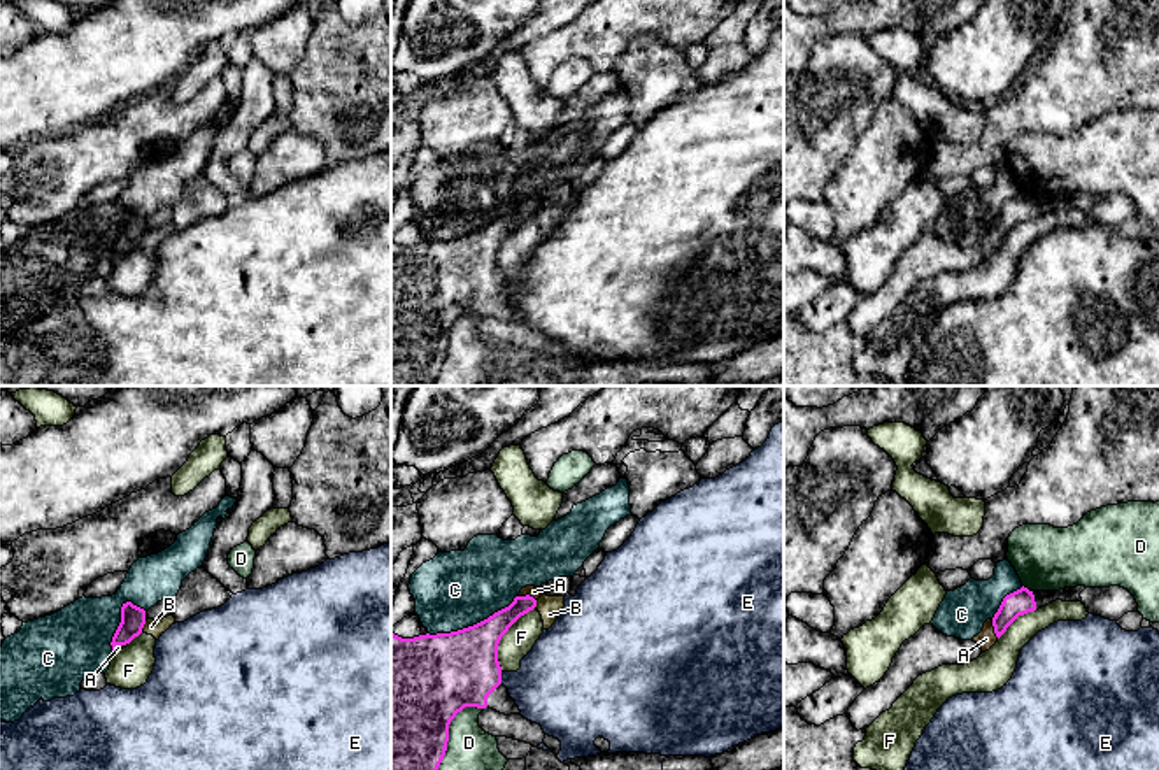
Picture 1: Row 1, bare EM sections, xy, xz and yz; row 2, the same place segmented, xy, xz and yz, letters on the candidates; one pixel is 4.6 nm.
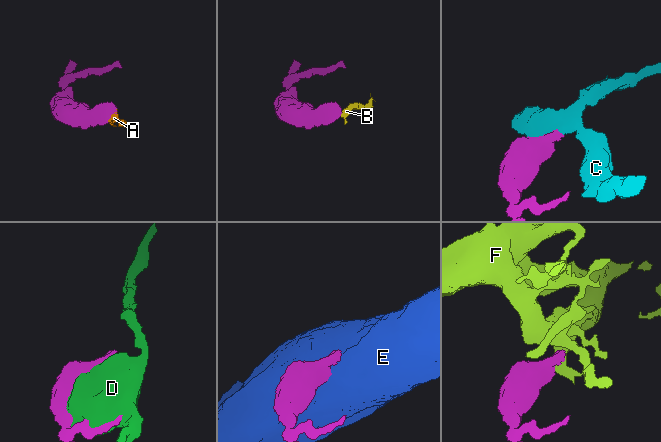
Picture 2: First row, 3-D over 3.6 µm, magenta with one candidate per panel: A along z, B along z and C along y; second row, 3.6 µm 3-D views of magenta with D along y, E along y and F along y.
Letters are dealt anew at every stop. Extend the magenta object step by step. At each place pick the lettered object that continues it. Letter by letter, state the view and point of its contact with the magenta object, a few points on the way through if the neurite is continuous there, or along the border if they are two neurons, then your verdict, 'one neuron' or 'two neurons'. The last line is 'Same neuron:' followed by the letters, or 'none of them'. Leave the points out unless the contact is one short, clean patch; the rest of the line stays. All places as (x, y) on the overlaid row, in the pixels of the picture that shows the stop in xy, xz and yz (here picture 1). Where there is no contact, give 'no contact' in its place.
A: meets magenta in yz at (995, 628); runs through yz (1019, 602), (995, 628), (986, 639); one neuron
B: meets magenta in xy at (142, 627); border along xy (146, 621), (141, 630); two neurons
C: meets magenta in xz at (474, 625); two neurons
D: meets magenta in xz at (447, 728); two neurons
E: meets magenta in xz at (500, 677); border along xz (500, 672), (502, 683); two neurons
F: meets magenta in xz at (502, 635); border along xz (533, 607), (502, 637), (498, 644), (500, 670); two neurons
Same neuron: A

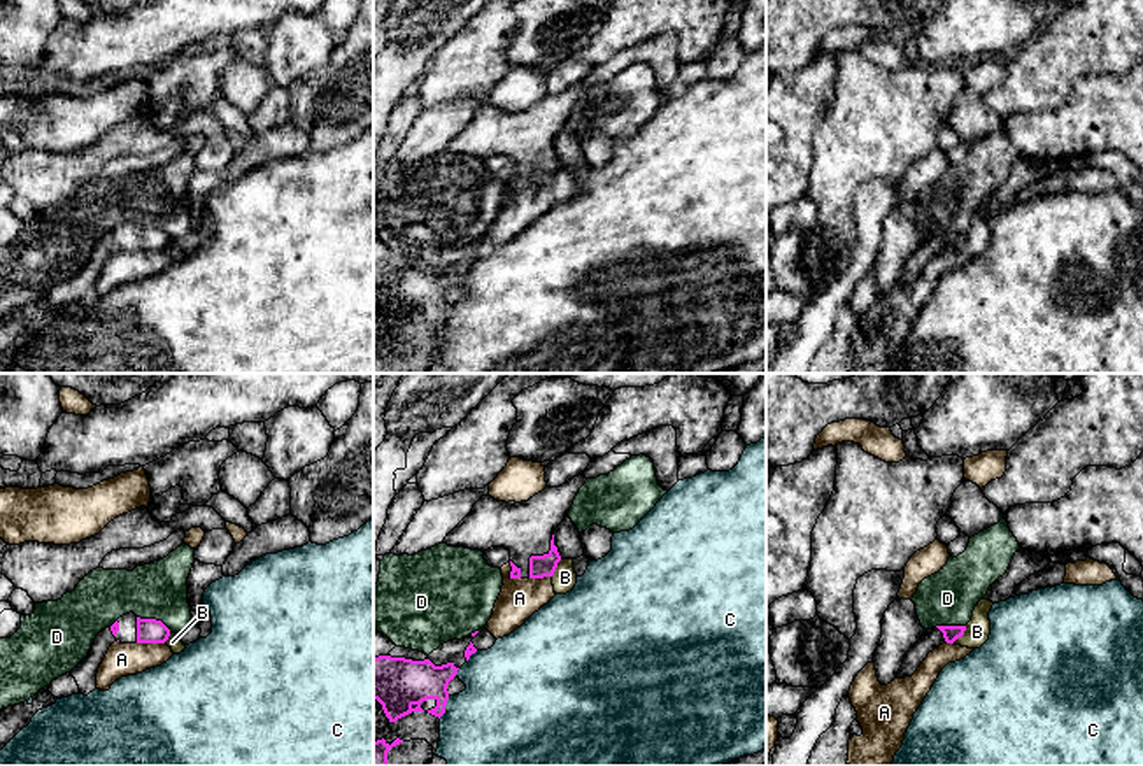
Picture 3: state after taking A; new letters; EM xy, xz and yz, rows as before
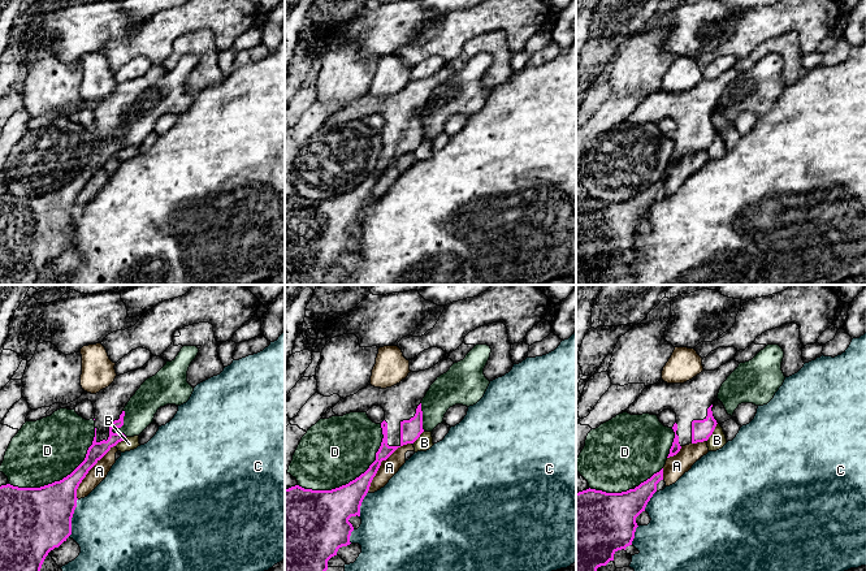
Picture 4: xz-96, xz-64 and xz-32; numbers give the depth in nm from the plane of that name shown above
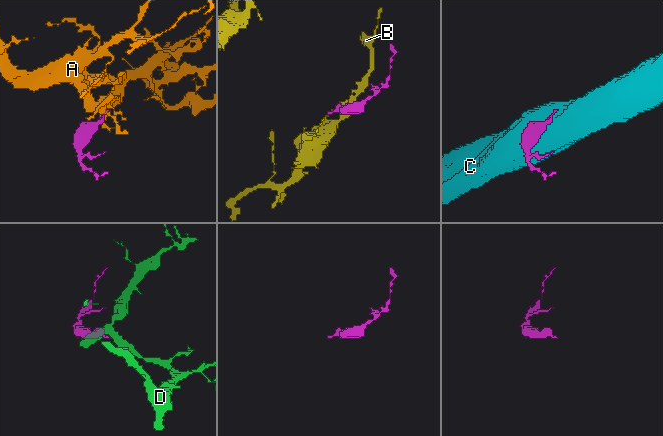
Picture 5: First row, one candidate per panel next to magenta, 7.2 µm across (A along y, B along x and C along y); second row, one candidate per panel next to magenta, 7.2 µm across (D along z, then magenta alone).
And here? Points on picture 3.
A: meets magenta in xy at (151, 642); border along xy (137, 642), (163, 644); two neurons
B: meets magenta in yz at (961, 635); border along yz (966, 626), (952, 642); two neurons
C: meets magenta in xz at (444, 707); border along xz (449, 696), (439, 717); two neurons
D: meets magenta in xy at (155, 619); two neurons
Same neuron: none of them

